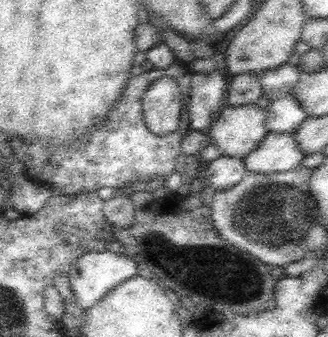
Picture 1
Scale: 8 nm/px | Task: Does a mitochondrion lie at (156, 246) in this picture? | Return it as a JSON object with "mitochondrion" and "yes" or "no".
{"mitochondrion":"yes"}

